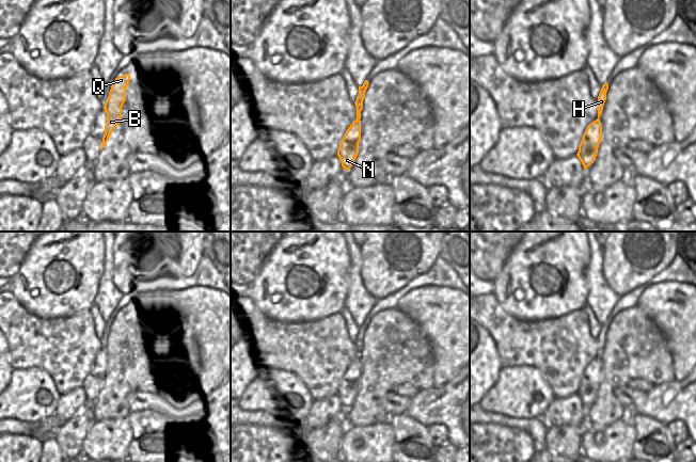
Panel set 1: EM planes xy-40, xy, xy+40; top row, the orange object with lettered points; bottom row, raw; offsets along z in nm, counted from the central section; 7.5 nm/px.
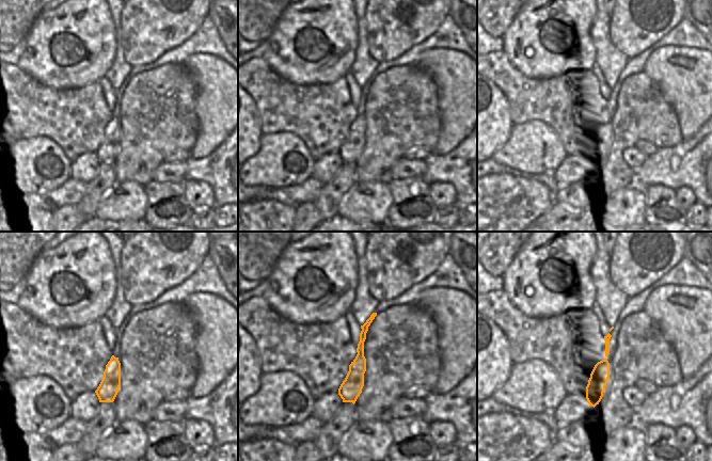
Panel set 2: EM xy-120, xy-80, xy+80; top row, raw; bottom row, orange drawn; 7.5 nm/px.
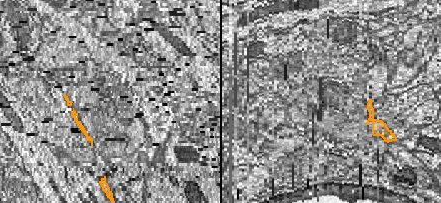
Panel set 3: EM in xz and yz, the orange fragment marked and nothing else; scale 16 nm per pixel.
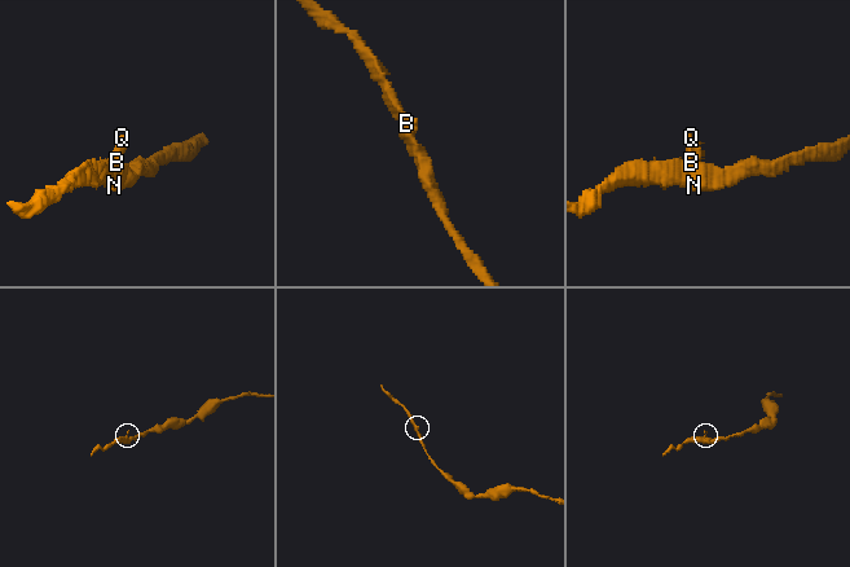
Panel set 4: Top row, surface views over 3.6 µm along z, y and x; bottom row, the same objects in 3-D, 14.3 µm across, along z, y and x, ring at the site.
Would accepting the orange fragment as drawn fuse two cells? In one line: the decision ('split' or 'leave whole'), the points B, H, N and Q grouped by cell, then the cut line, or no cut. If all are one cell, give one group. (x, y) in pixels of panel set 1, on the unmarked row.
leave whole; groups B H N Q; cut none

